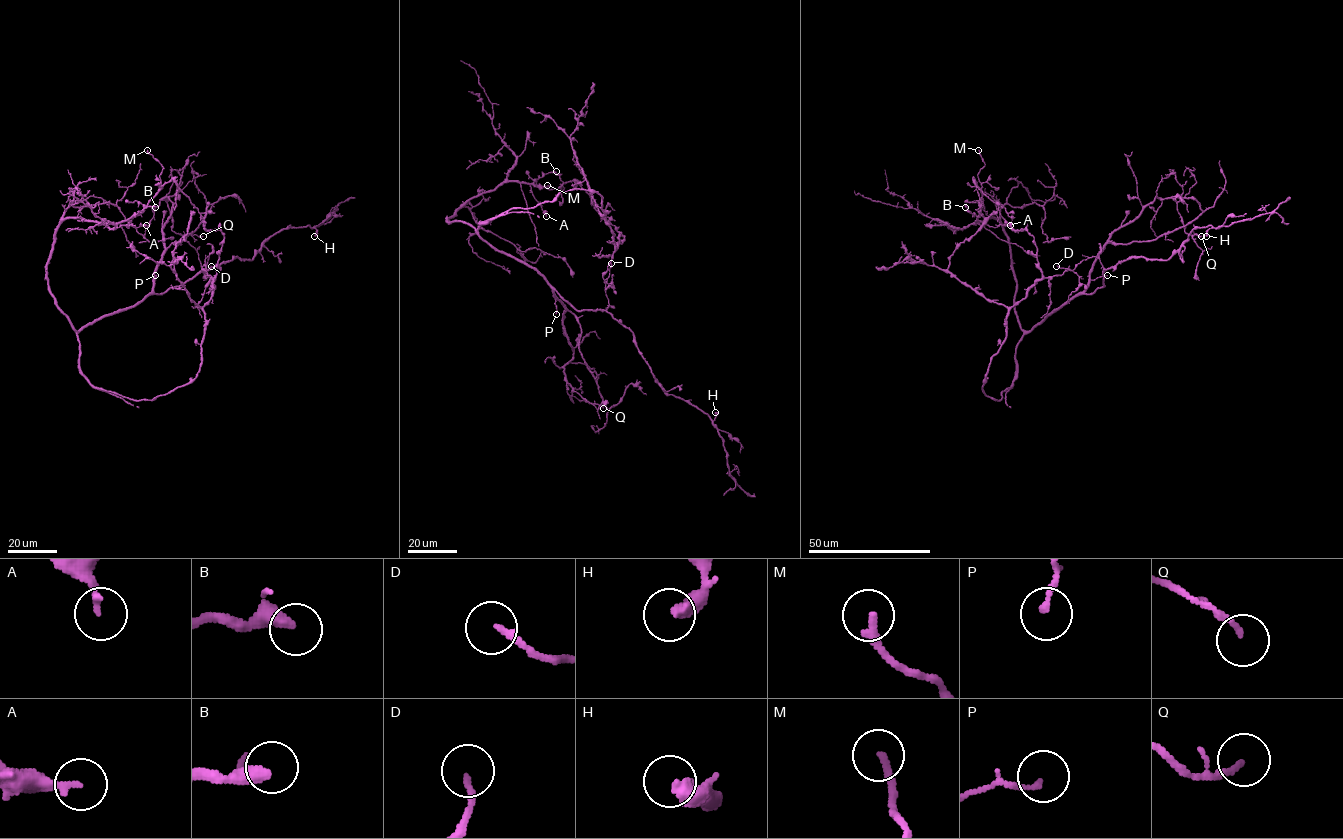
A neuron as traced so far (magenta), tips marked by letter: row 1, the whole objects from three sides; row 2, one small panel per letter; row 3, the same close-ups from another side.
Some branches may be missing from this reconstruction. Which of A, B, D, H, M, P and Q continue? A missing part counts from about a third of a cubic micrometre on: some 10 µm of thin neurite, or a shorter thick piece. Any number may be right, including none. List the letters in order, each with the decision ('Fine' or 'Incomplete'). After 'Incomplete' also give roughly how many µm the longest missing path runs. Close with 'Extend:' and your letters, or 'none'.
A: Fine
B: Fine
D: Fine
H: Fine
M: Fine
P: Fine
Q: Fine
Extend: none

